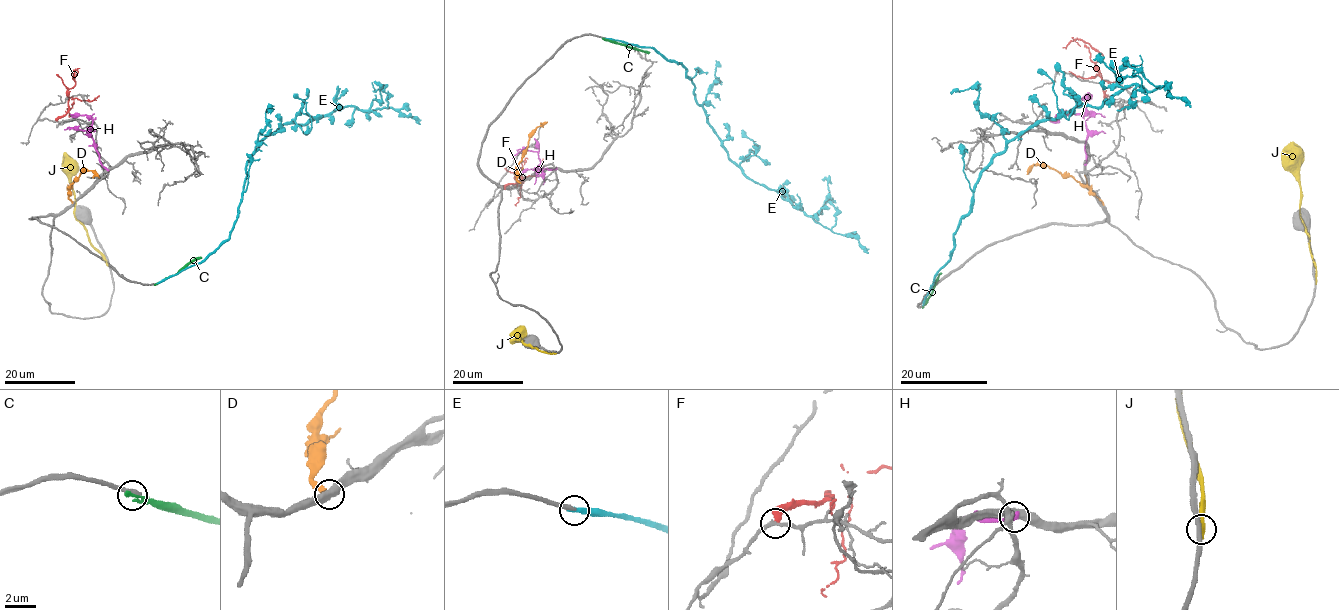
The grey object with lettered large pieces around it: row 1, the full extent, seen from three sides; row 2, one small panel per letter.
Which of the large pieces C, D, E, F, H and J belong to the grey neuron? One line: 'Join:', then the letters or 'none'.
Join: E

